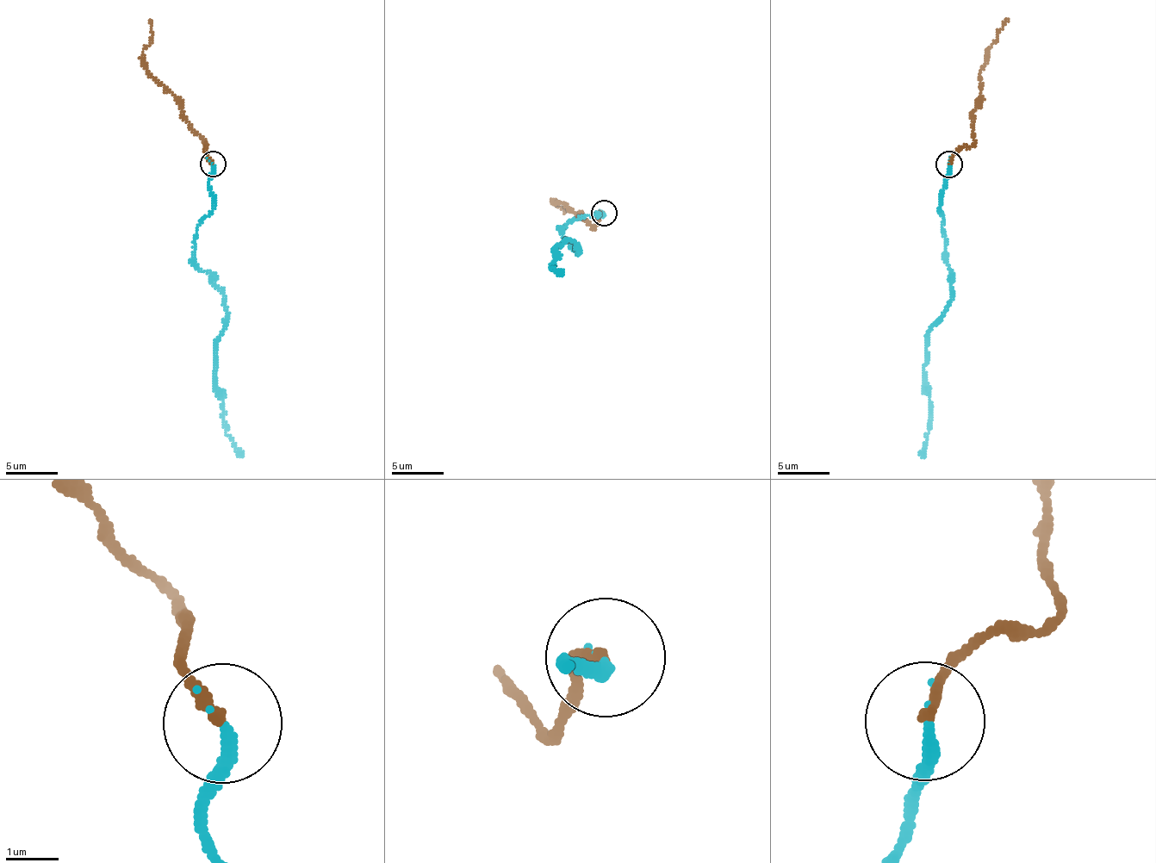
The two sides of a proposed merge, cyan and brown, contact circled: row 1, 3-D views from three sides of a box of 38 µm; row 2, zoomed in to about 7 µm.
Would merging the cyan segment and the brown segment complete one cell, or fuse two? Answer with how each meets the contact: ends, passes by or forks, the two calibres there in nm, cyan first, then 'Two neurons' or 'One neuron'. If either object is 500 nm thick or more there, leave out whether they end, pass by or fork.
At the ring cyan ends. At the ring brown ends. Thickness 240 nm (cyan) against 190 nm. Two neurons

